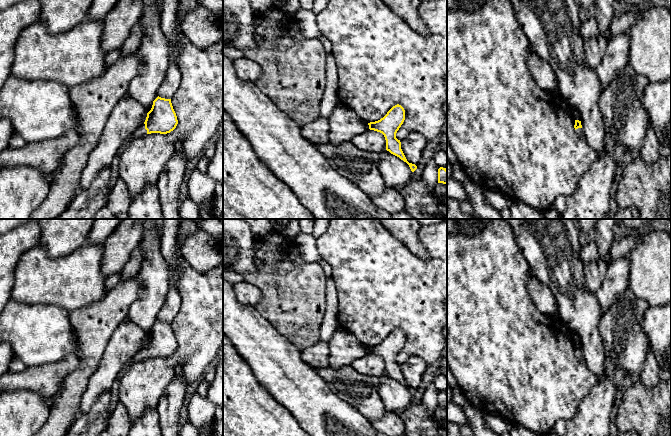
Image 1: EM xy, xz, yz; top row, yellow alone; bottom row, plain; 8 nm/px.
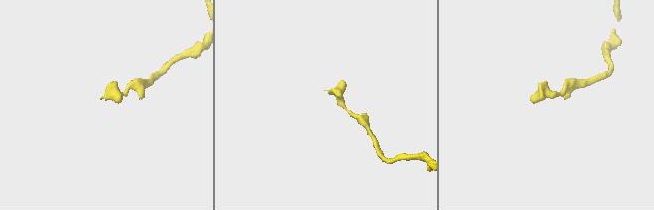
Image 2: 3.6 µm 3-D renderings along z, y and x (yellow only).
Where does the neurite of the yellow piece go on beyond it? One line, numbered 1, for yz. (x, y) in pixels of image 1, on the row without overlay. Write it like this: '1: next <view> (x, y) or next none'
1: next yz (579, 355)

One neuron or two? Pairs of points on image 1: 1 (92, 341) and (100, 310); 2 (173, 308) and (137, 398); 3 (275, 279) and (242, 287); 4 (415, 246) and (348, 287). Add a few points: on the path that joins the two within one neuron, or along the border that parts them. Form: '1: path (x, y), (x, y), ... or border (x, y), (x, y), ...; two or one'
1: path (93, 333), (94, 324), (98, 318); one
2: border (181, 301), (176, 316), (170, 322); two
3: border (244, 280), (261, 292), (254, 305); two
4: border (391, 234), (419, 257), (429, 258); two

